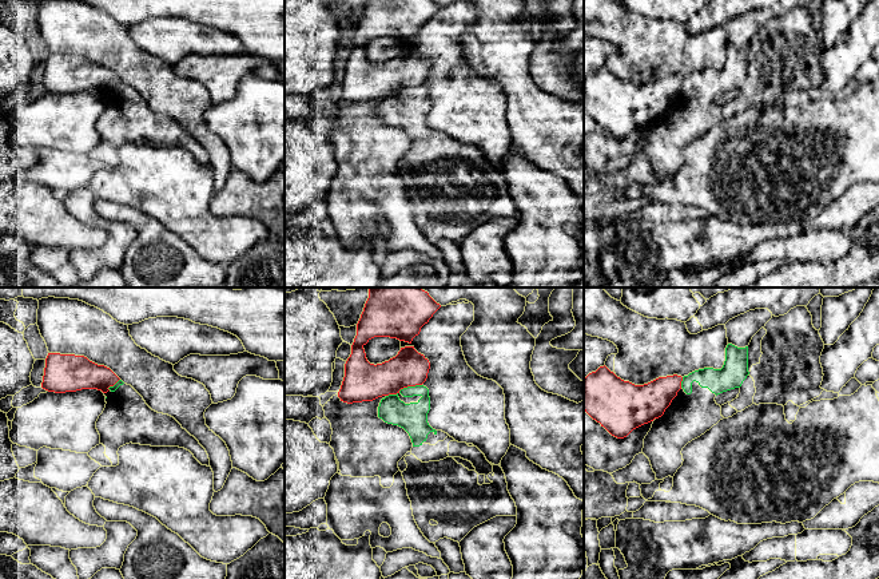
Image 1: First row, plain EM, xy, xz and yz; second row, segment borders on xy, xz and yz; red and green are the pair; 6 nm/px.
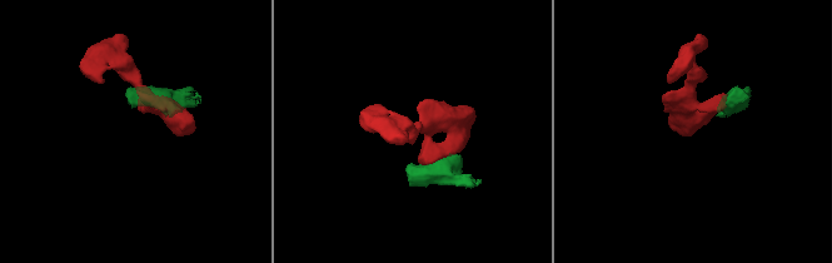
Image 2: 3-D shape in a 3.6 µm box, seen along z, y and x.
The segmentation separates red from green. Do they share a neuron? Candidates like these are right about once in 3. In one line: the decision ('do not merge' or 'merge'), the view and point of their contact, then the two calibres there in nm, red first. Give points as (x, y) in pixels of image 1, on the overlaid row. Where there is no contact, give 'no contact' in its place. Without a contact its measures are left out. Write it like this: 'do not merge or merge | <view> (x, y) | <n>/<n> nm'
do not merge | xz (404, 387) | 240/180 nm

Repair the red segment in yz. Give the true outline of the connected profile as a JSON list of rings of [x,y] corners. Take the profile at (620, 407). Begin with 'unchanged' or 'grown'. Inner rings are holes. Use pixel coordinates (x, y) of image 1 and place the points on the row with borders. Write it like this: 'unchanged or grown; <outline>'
unchanged; [[[604,365],[584,378],[584,411],[612,436],[624,439],[633,429],[661,417],[681,389],[681,381],[681,376],[673,374],[635,385],[621,380]]]

